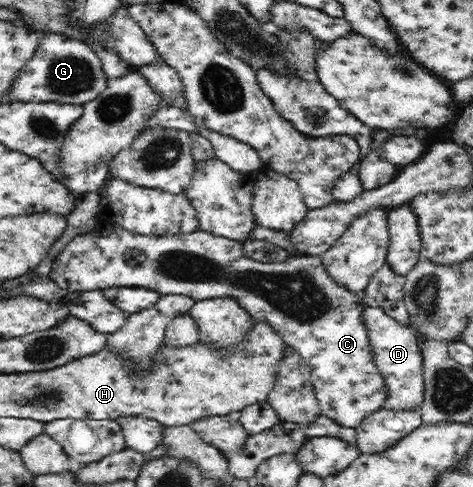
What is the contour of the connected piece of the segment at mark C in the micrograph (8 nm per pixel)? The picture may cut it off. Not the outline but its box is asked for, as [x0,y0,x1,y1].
[50,207,389,428]

